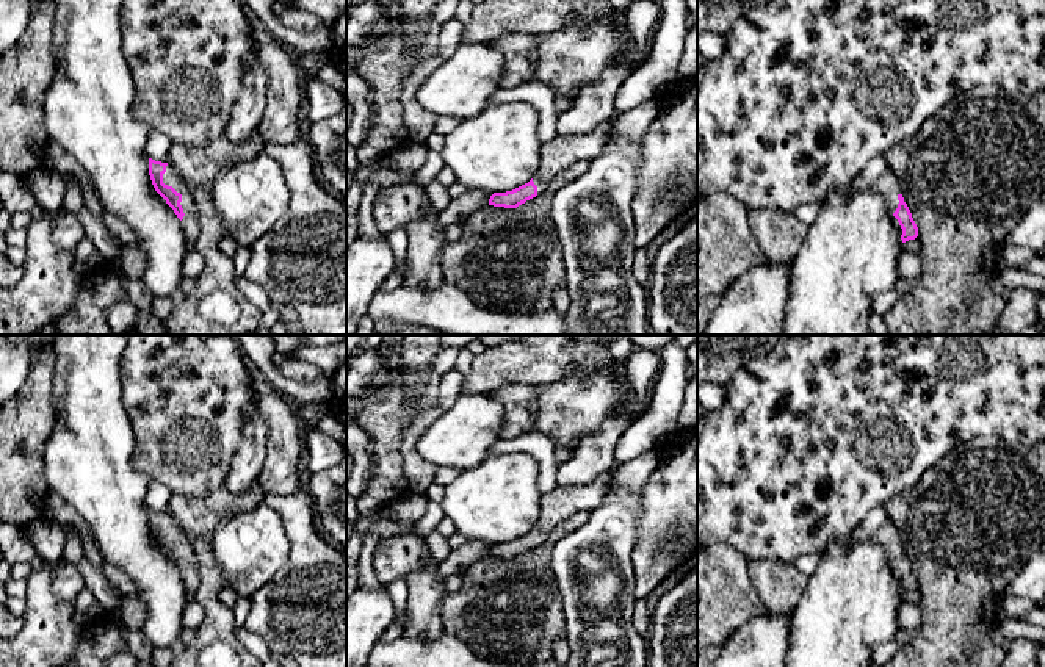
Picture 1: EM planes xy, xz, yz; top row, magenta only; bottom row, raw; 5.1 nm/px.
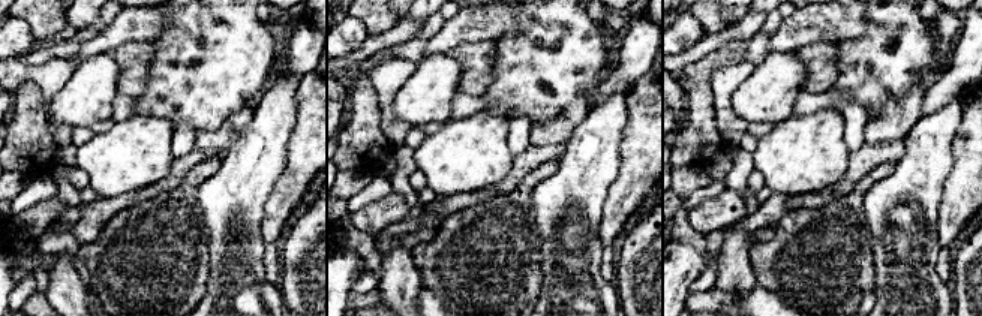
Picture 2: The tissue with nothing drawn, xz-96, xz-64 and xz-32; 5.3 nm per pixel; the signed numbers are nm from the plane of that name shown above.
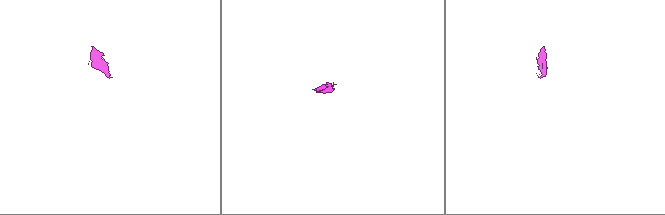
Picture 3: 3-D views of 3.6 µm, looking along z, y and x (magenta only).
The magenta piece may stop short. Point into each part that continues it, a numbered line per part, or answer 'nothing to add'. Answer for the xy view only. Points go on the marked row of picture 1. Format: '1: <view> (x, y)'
1: xy (190, 223)

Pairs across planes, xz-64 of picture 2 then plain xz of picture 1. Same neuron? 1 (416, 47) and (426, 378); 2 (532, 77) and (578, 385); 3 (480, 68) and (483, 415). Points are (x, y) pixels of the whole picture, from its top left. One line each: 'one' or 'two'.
1: two
2: one
3: two

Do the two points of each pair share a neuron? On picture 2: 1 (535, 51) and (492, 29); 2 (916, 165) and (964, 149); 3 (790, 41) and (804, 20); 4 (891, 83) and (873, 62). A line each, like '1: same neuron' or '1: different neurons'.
1: different neurons
2: different neurons
3: same neuron
4: same neuron

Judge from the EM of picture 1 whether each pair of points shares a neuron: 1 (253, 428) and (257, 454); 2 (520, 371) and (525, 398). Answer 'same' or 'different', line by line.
1: same
2: different

